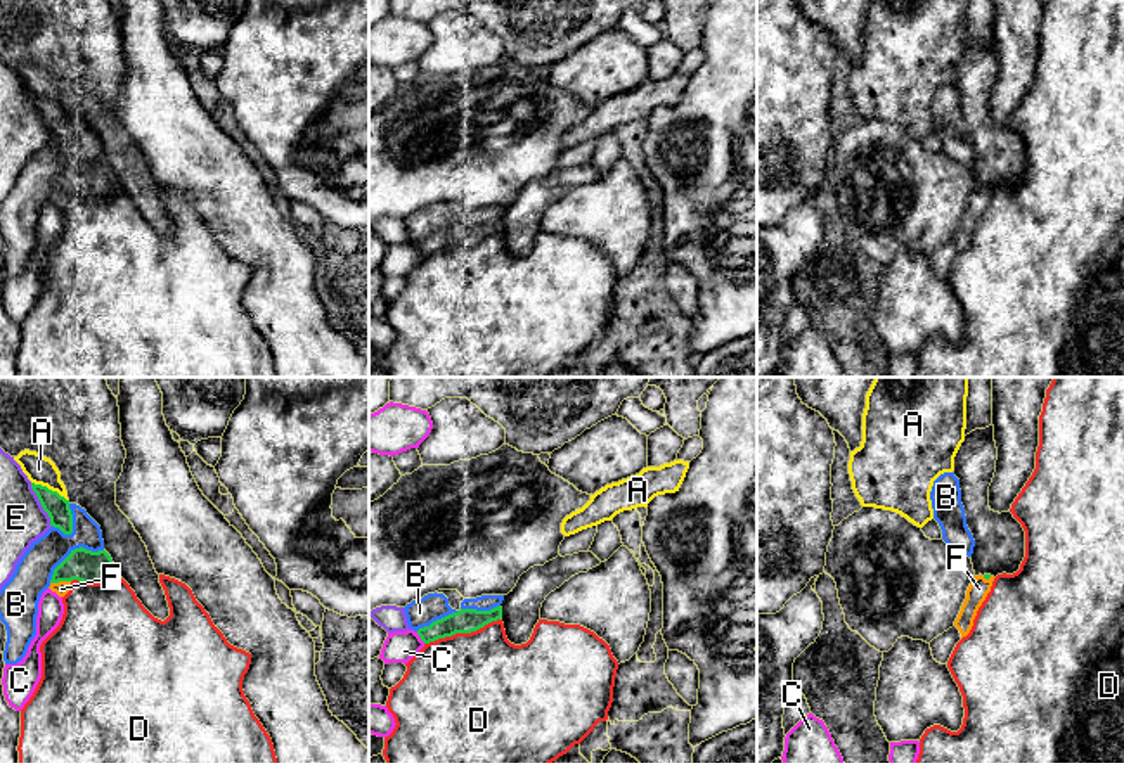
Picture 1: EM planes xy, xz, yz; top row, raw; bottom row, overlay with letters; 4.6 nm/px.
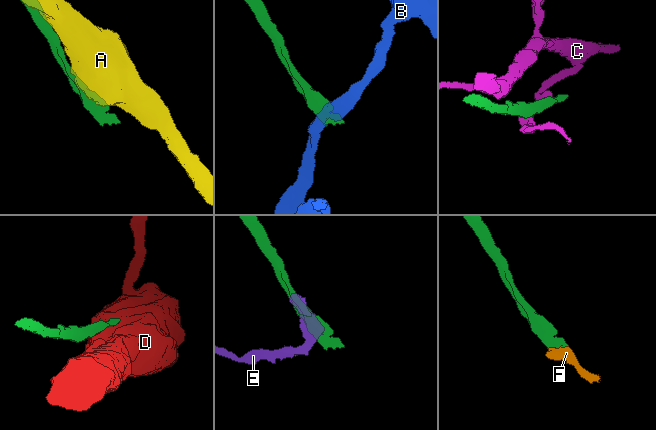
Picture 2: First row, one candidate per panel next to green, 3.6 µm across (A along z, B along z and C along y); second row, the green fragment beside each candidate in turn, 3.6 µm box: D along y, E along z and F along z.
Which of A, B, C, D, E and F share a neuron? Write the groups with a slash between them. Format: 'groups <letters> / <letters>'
groups A / B / C / D / E / F

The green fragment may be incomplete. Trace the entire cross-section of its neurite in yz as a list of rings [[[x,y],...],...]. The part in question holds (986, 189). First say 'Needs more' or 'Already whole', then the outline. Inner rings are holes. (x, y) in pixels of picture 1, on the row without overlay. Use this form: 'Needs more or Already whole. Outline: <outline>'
Needs more. Outline: [[[979,187],[970,196],[954,239],[930,254],[932,268],[937,275],[947,277],[956,256],[970,246],[977,223],[991,204],[992,194],[994,189]]]

